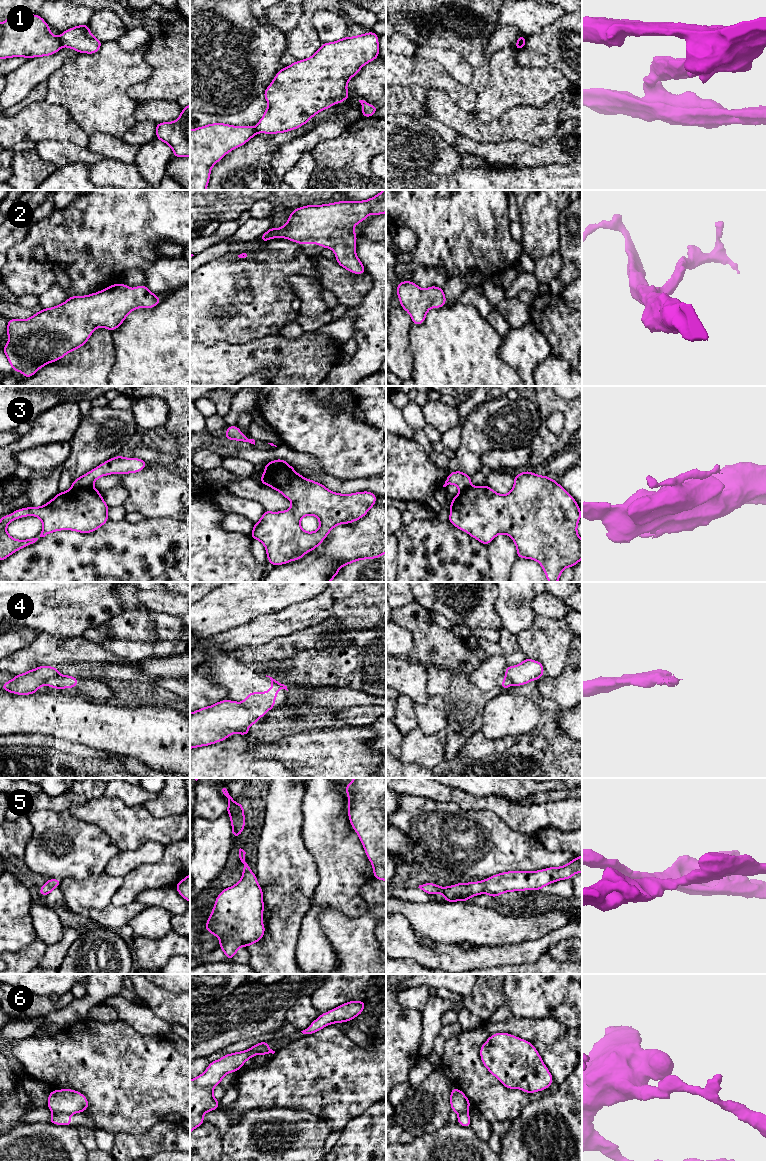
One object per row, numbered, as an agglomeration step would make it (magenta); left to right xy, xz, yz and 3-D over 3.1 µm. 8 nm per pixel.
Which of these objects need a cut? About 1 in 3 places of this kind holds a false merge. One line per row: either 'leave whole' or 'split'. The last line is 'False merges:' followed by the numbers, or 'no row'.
1: split
2: leave whole
3: split
4: split
5: leave whole
6: split
False merges: 1, 3, 4, 6

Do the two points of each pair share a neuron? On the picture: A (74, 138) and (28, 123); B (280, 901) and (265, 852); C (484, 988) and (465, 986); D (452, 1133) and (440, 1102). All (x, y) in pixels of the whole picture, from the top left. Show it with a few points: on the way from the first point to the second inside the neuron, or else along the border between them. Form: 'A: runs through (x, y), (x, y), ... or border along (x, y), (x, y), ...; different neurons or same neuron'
A: runs through (63, 127), (56, 123), (39, 123); same neuron
B: runs through (280, 889), (280, 867), (277, 864); same neuron
C: border along (475, 984), (473, 989), (463, 997); different neurons
D: border along (449, 1121), (427, 1133); different neurons

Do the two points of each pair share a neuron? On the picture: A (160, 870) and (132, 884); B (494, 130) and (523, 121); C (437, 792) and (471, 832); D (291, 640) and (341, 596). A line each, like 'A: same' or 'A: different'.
A: same
B: same
C: different
D: different

